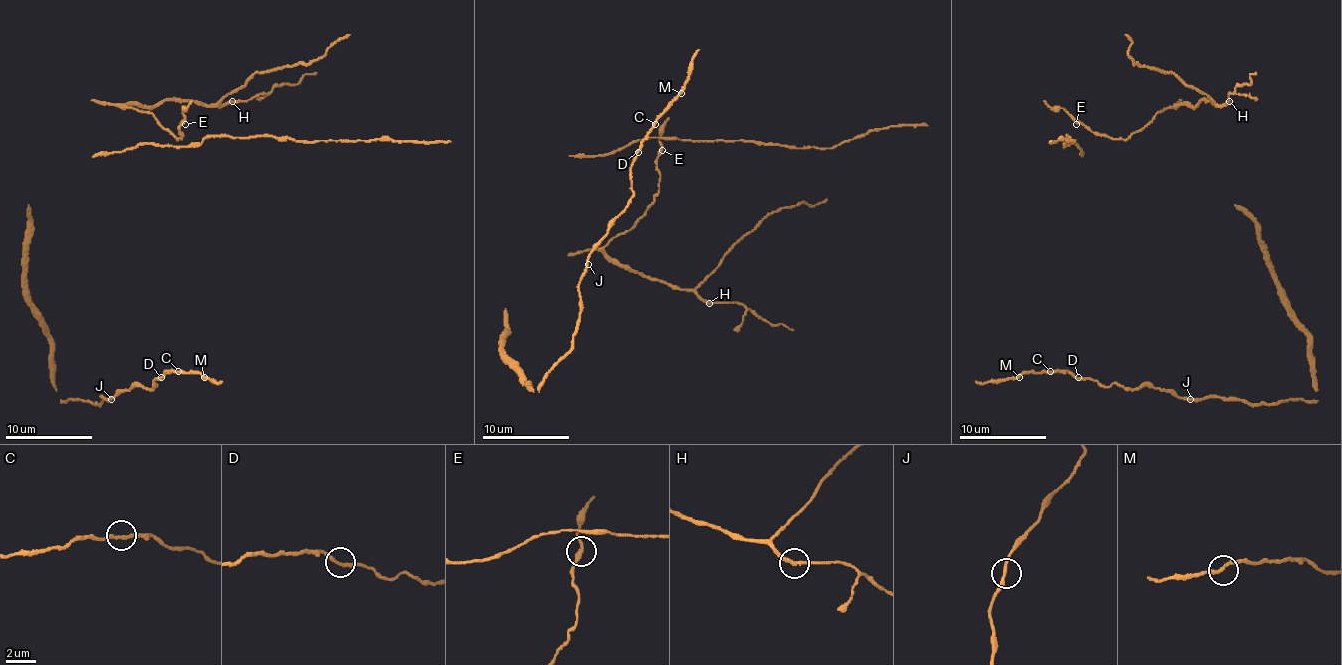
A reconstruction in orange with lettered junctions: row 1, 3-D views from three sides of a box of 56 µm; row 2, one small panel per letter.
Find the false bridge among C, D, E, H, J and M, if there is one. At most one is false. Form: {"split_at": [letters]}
{"split_at": []}

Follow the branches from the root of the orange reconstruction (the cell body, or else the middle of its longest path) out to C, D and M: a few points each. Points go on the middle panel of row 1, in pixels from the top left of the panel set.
C: (506, 327), (503, 351), (534, 390), (571, 349), (588, 254), (627, 206), (633, 156), (655, 124)
D: (506, 327), (503, 351), (534, 390), (571, 349), (579, 277), (588, 254), (633, 193), (638, 152)
M: (506, 327), (503, 351), (534, 390), (571, 349), (579, 277), (588, 254), (633, 193), (633, 156), (681, 93)

